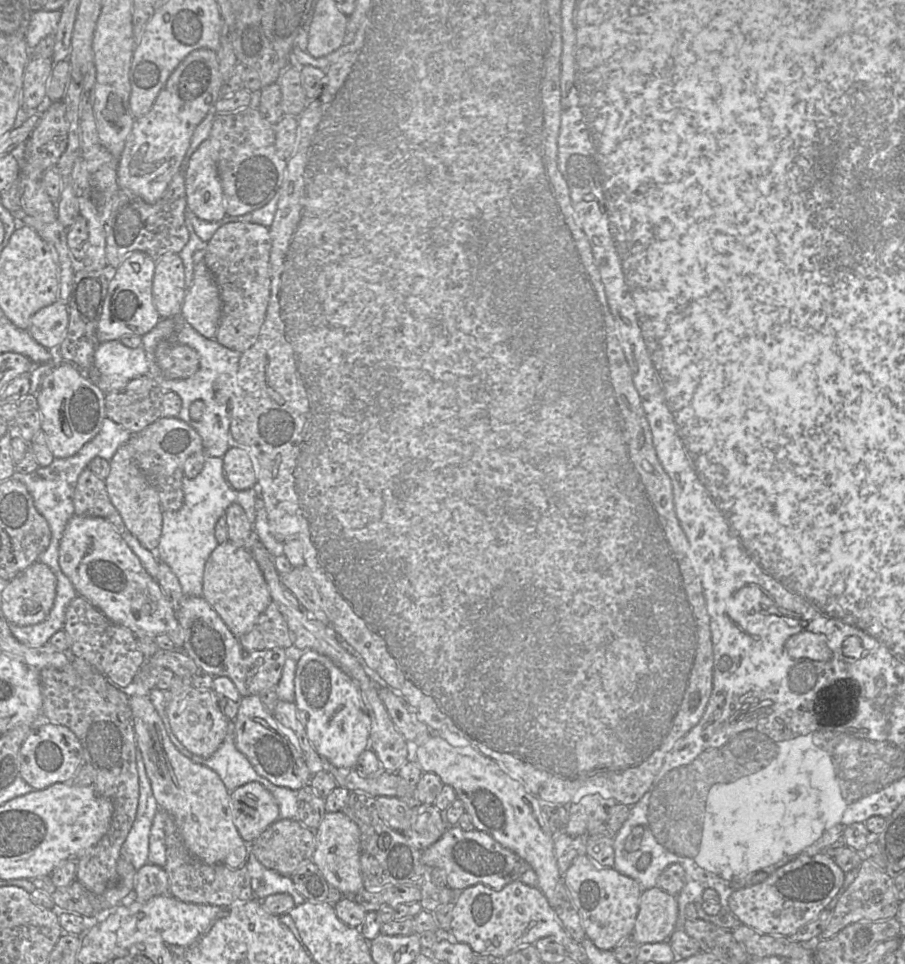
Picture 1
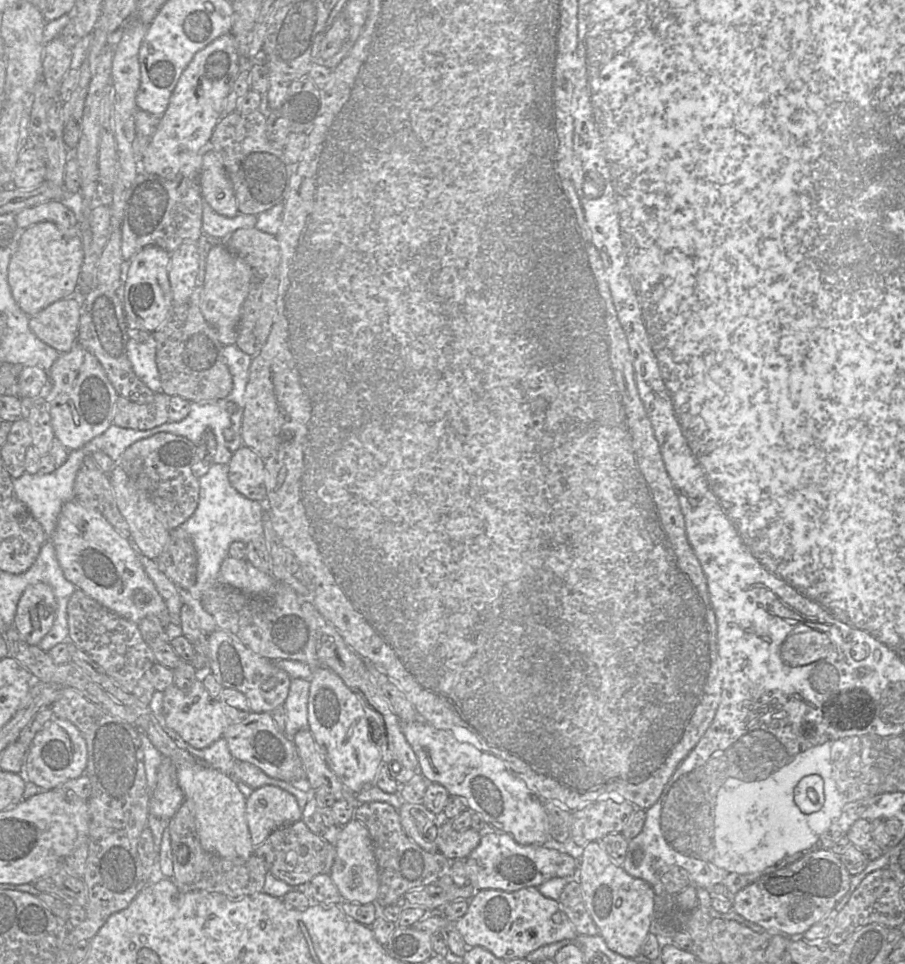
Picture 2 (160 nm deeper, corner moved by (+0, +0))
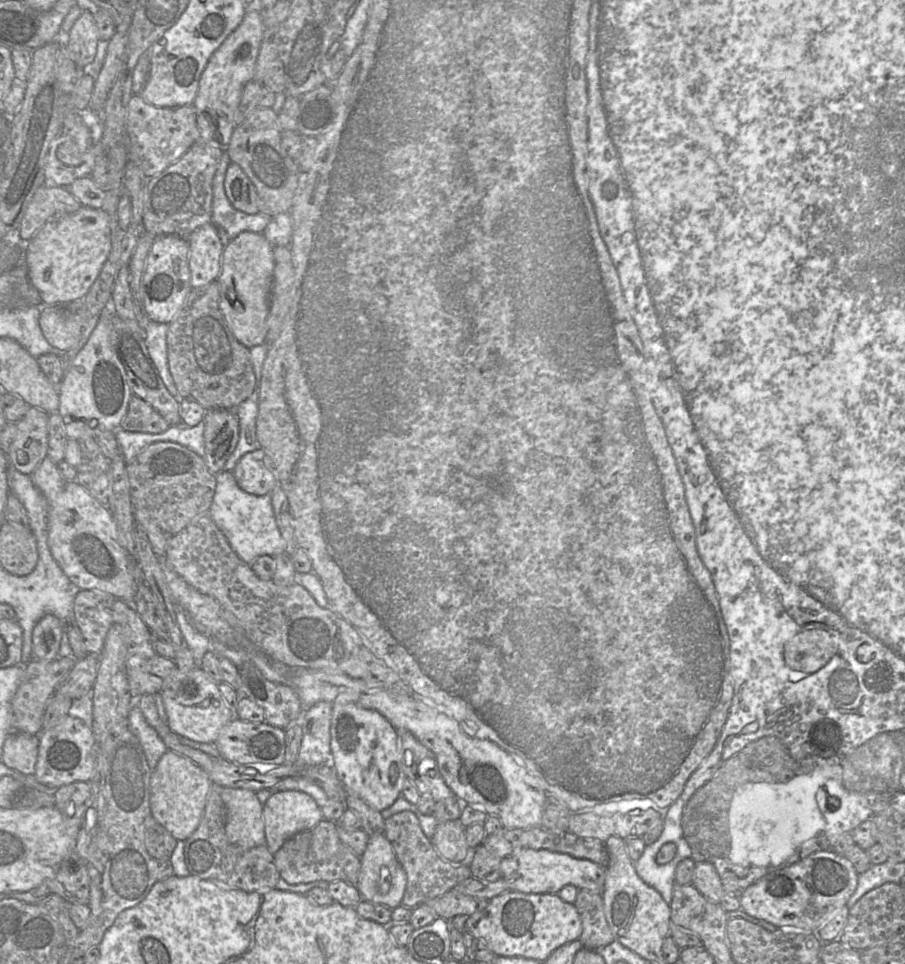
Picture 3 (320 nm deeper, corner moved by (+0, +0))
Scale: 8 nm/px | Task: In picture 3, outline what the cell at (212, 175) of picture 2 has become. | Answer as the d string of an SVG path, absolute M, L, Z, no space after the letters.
M230 163L224 179L227 198L236 210L249 215L259 213L258 195L255 186L235 163Z

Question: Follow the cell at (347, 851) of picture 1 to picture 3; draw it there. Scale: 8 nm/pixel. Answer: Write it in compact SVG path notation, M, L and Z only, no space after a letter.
M372 835L369 838L364 853L360 856L361 868L355 886L362 901L382 904L390 909L402 905L406 889L406 873L398 862L391 843L384 835Z

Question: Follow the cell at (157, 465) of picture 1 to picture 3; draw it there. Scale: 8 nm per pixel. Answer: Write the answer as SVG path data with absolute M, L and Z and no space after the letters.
M154 442L128 462L126 470L134 508L143 511L168 537L182 531L199 516L208 514L215 494L216 474L209 471L202 457L187 447L174 442Z

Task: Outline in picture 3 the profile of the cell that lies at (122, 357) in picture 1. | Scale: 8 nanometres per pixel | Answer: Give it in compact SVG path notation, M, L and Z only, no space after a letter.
M149 321L145 328L145 342L149 355L155 364L165 387L175 399L180 400L183 398L180 397L168 369L166 346L167 330L168 324Z

